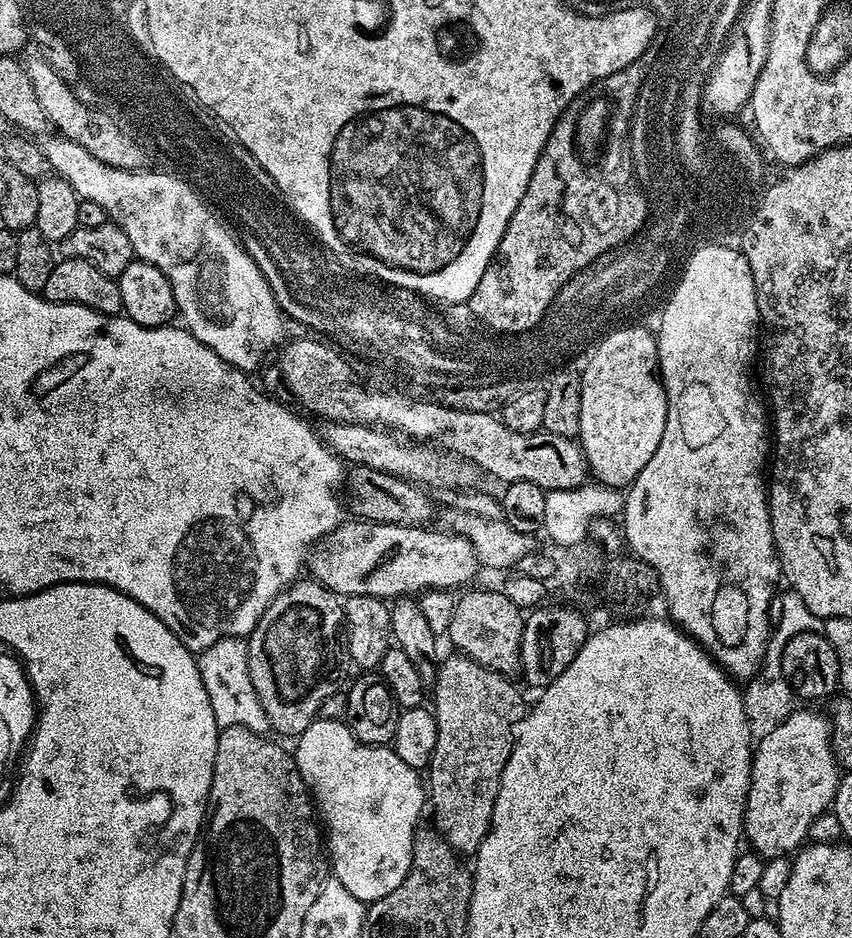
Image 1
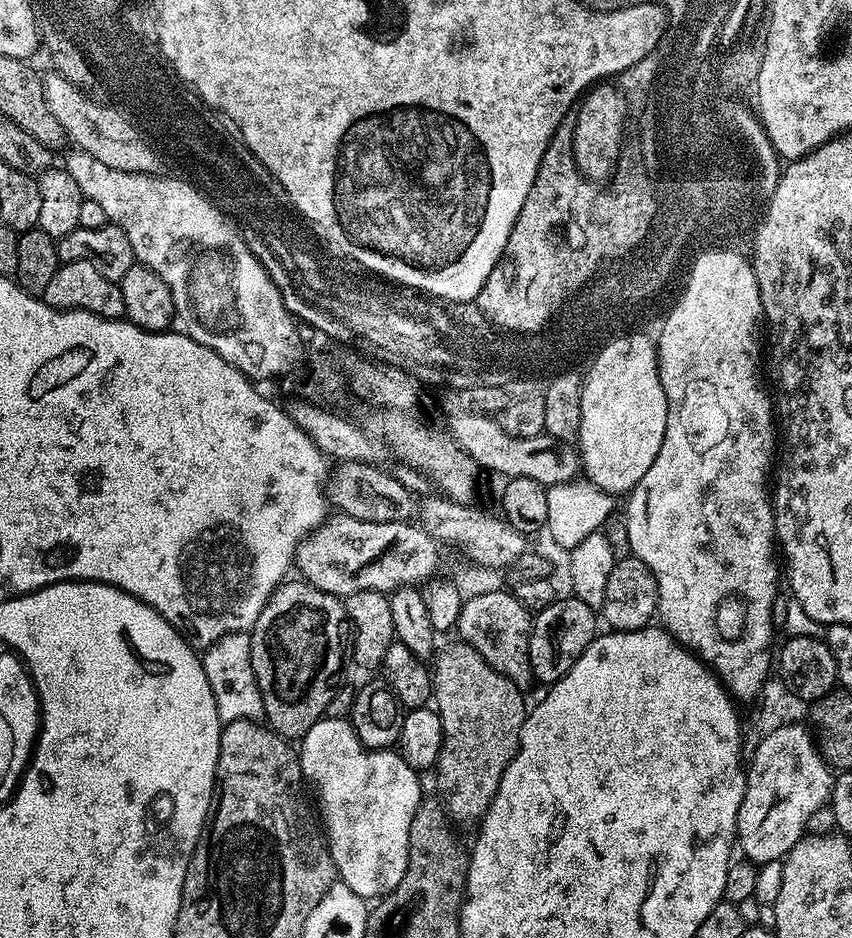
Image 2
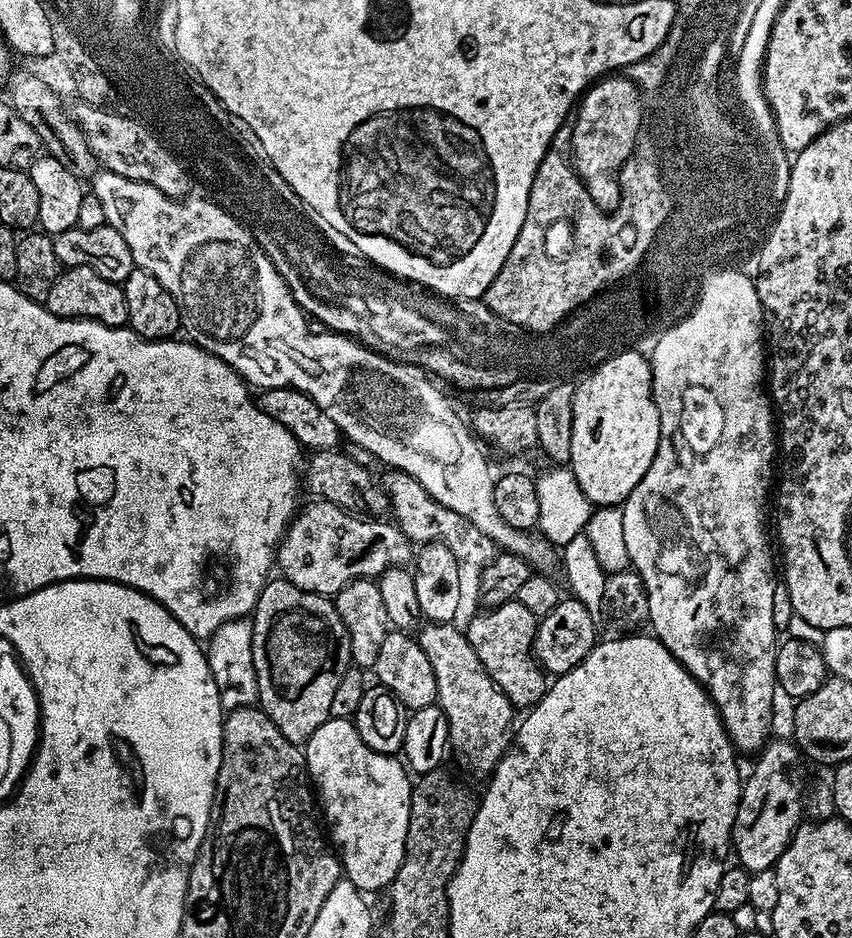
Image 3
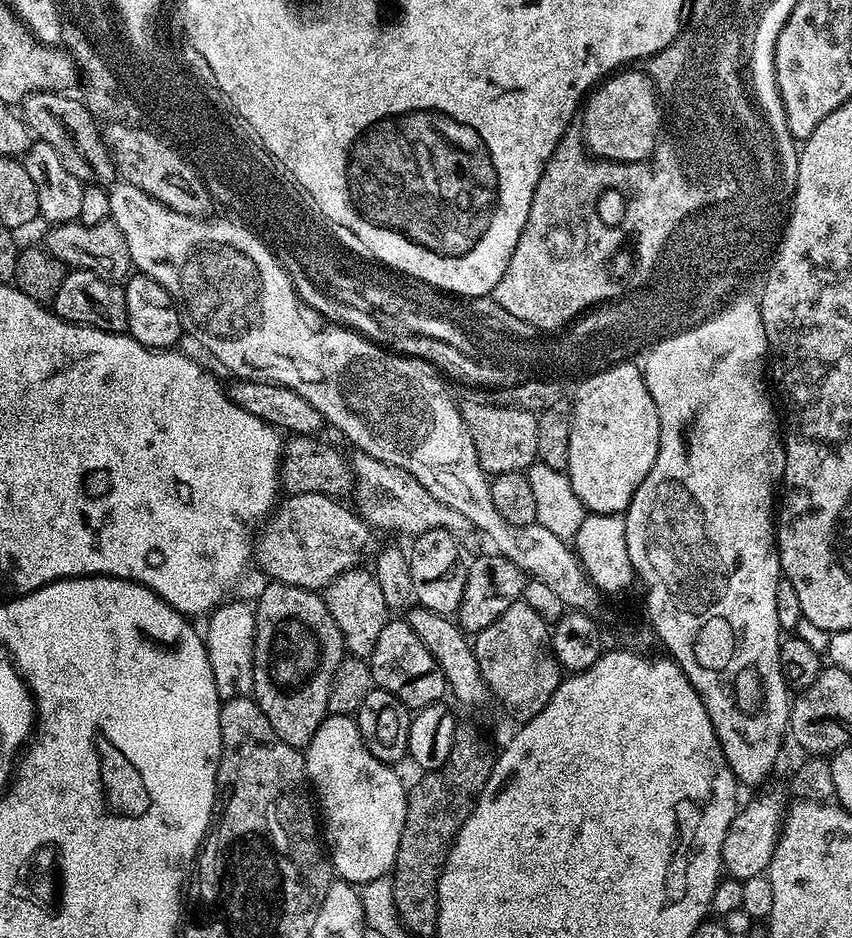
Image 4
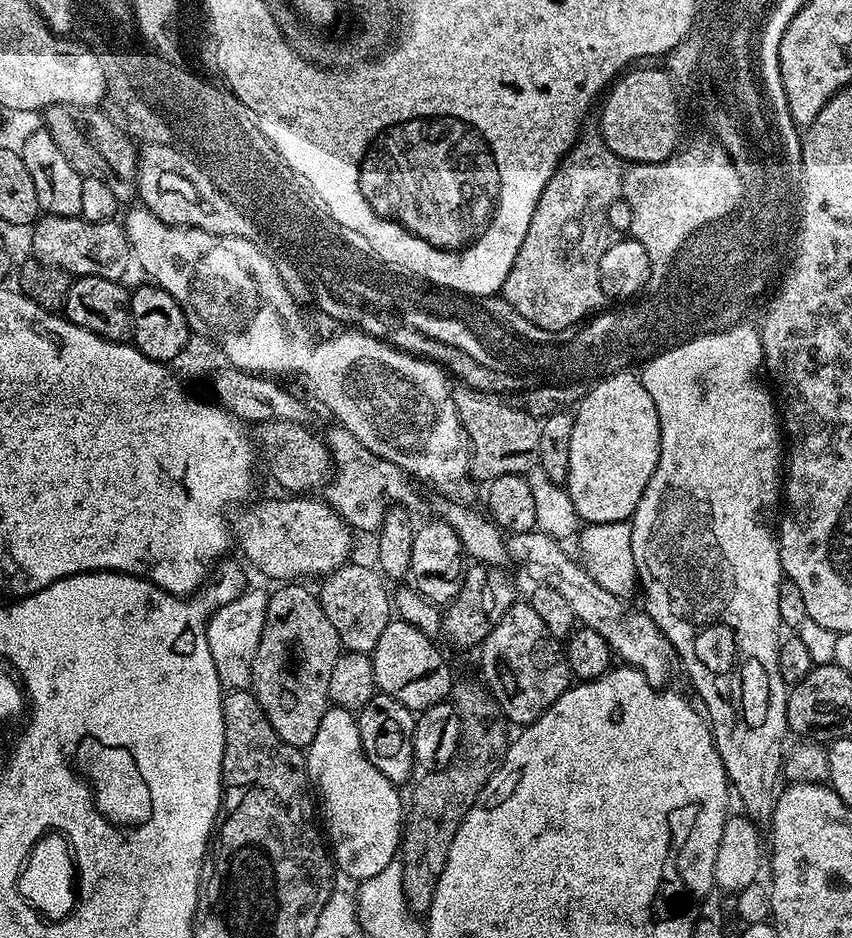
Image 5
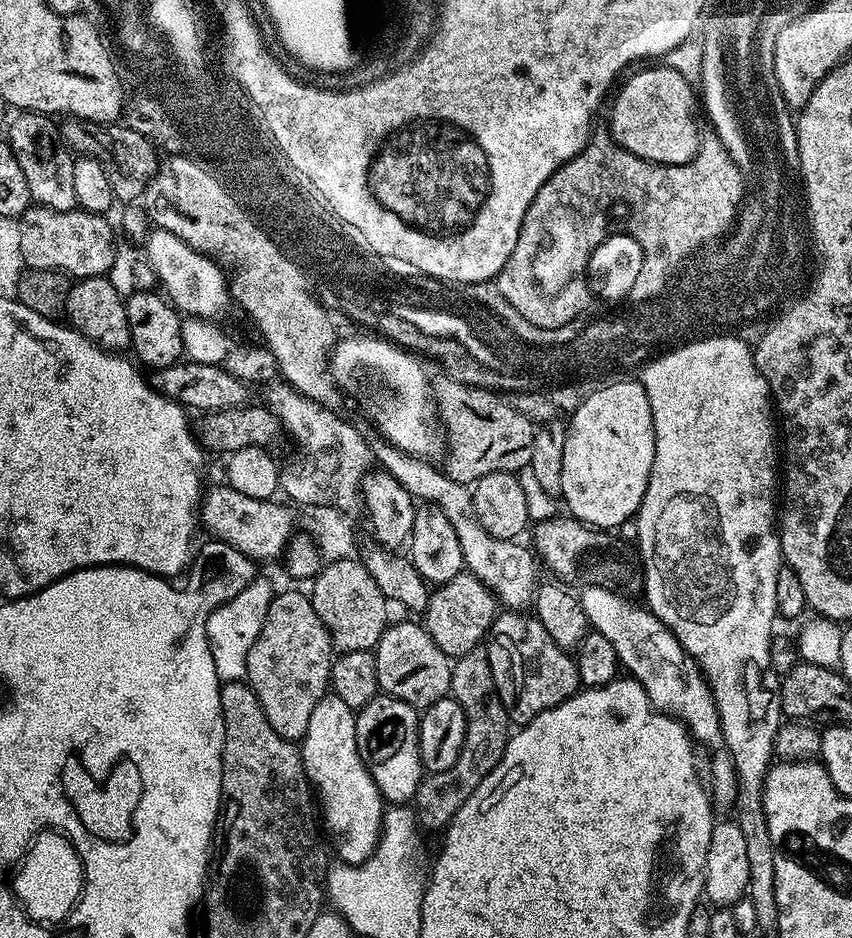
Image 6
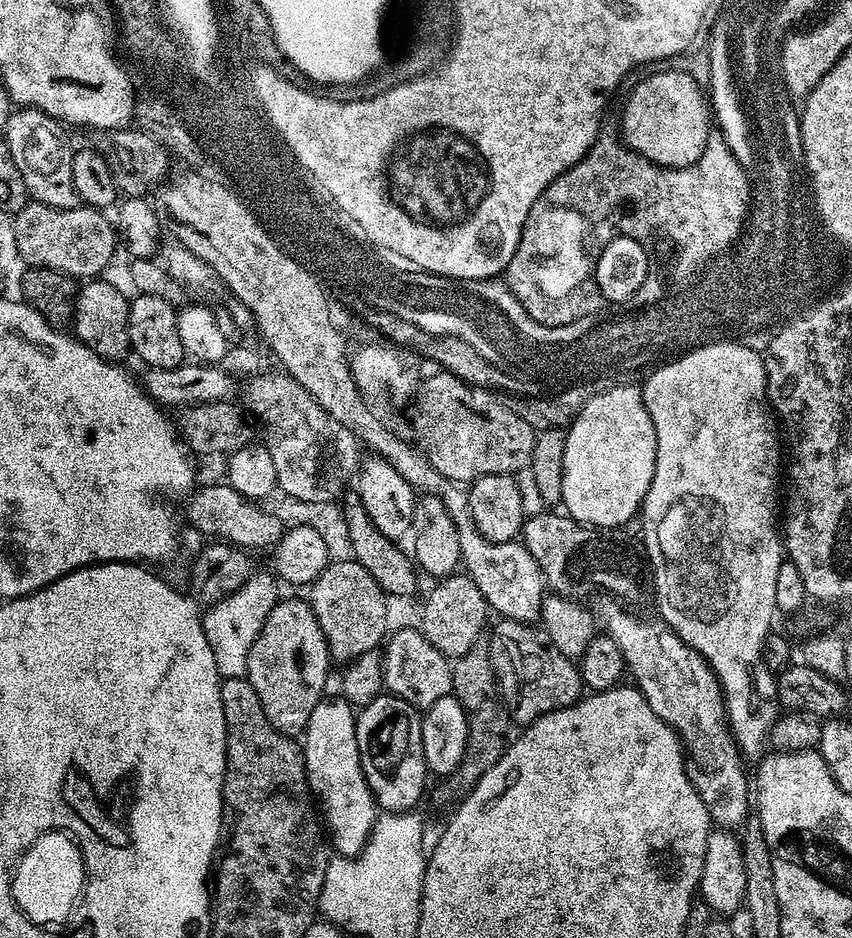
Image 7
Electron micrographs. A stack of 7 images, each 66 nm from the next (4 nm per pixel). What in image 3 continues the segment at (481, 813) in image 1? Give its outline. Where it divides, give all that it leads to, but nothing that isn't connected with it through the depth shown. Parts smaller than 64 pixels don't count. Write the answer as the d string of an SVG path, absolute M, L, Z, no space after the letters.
M428 622L419 629L418 639L426 658L430 658L430 666L434 666L436 704L446 714L451 755L456 755L457 762L470 775L487 777L496 771L496 765L509 751L514 709L506 694L486 674L486 666L478 662L478 654L474 654L467 635L456 627L455 623Z

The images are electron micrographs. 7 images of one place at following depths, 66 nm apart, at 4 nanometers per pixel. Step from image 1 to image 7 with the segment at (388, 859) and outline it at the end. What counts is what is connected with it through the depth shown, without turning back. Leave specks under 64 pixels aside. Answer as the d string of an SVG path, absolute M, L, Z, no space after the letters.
M325 698L318 706L314 706L314 714L310 714L310 722L304 727L302 733L302 751L304 753L304 769L308 775L308 788L313 797L318 801L319 807L328 811L326 816L326 832L330 837L330 844L341 856L359 856L368 841L368 835L372 833L376 825L378 805L370 786L364 777L362 762L358 754L358 742L356 741L357 713L353 705L343 698L331 700Z

